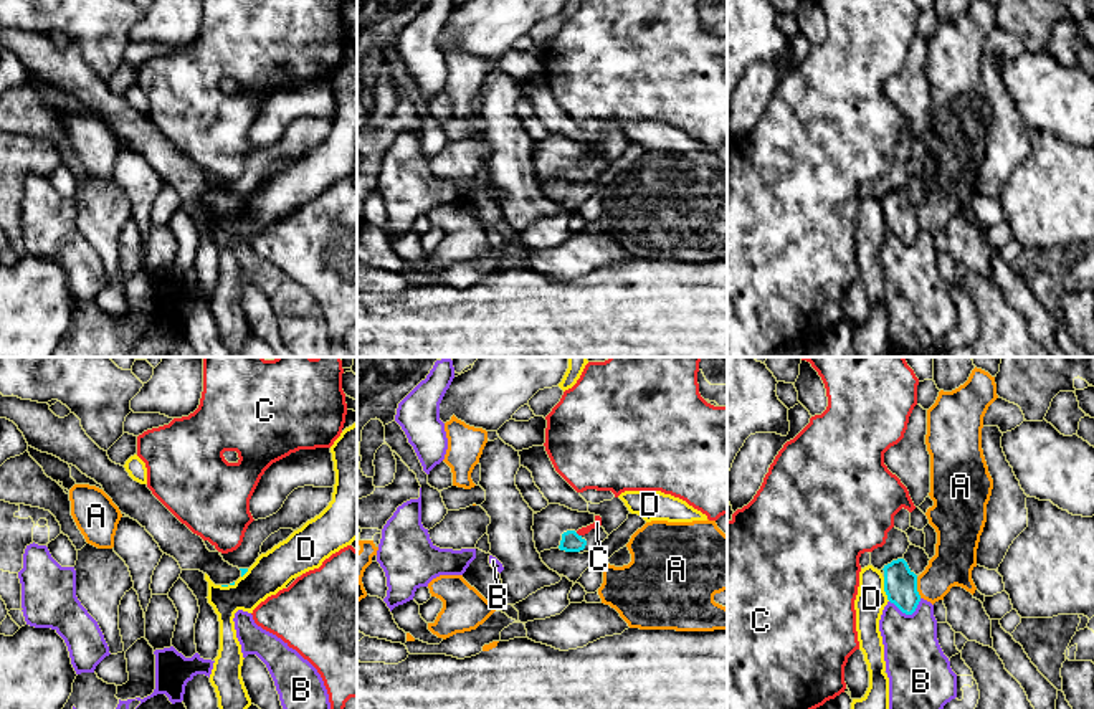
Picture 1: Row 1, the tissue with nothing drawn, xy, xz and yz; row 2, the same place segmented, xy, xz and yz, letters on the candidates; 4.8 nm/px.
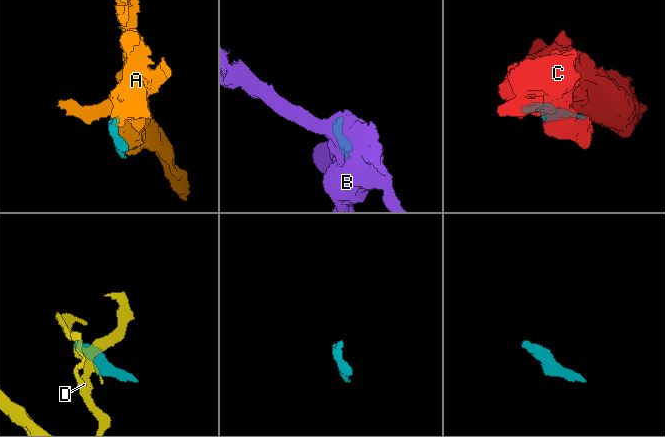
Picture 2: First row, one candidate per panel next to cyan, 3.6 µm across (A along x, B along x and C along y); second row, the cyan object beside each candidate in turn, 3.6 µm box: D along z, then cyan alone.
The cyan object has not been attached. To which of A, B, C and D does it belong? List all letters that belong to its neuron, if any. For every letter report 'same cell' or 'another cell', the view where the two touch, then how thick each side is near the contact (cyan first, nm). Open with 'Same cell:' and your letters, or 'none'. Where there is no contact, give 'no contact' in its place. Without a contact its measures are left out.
Same cell: none
A: another cell; meets cyan in yz; 160 nm thick on the cyan side, 200 nm on the other
B: another cell; meets cyan in yz; 160 nm thick on the cyan side, 280 nm on the other
C: another cell; meets cyan in xz; 100 nm thick on the cyan side, 40 nm on the other
D: another cell; meets cyan in yz; 160 nm thick on the cyan side, 150 nm on the other

